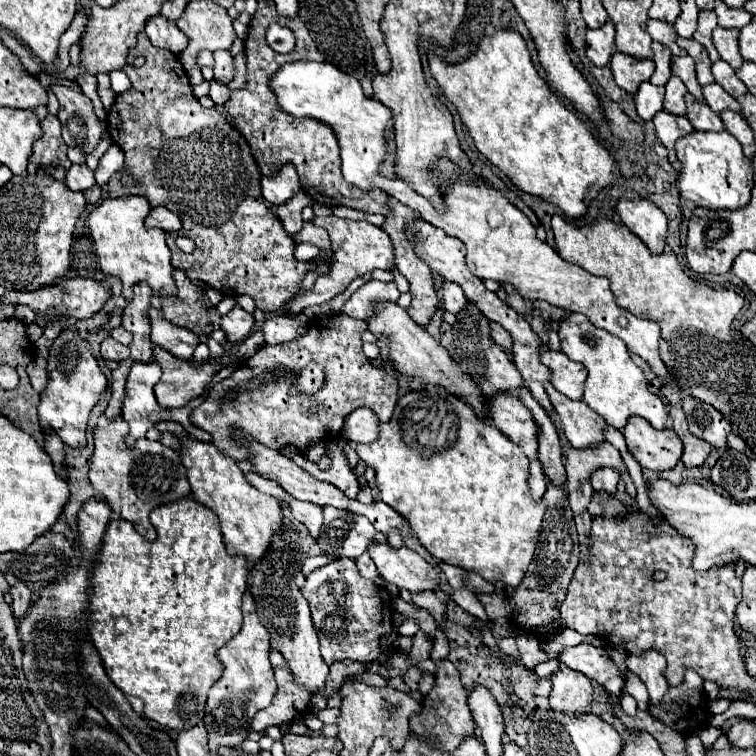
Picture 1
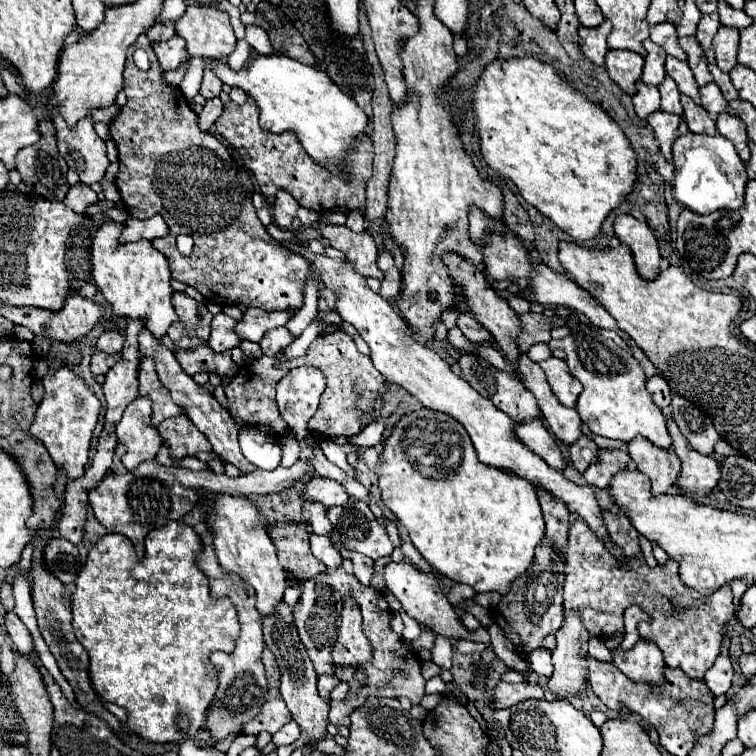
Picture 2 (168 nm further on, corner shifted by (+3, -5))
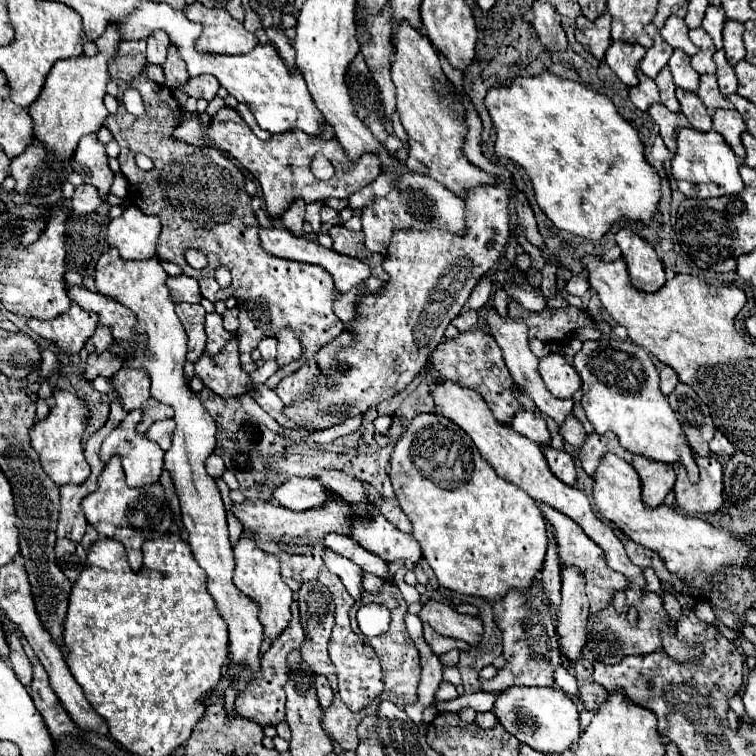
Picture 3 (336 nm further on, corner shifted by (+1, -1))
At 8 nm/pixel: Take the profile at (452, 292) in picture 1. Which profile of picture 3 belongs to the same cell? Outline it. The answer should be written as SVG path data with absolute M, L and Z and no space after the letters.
M467 311L467 313L461 313L457 315L457 319L453 321L453 325L459 329L459 331L467 331L467 329L473 329L477 325L477 313L475 311Z

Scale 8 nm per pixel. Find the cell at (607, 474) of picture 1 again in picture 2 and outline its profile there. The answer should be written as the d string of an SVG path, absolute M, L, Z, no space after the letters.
M599 449L597 461L593 465L589 465L589 469L583 473L583 477L587 479L587 483L591 487L601 487L607 489L609 487L609 479L625 469L629 465L629 453L625 449Z

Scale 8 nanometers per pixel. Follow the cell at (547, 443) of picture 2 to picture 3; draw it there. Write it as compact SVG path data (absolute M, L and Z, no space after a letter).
M541 447L543 453L545 453L545 459L551 467L551 471L555 473L558 479L567 485L575 485L575 479L577 479L577 473L575 473L575 461L573 457L567 453L567 451L561 451L561 449L555 449L555 447Z

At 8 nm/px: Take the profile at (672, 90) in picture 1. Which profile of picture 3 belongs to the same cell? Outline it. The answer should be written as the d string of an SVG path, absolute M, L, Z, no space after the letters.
M663 67L661 73L655 77L655 83L661 91L661 103L669 109L669 111L681 111L679 107L679 101L675 97L675 83L673 83L673 77L671 77L671 71L669 67Z

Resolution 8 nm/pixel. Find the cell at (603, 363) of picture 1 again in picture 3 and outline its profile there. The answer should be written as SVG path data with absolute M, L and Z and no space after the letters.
M621 339L585 341L583 349L573 357L573 367L583 381L581 407L595 433L613 431L619 443L635 455L671 465L679 461L687 467L689 479L697 481L691 447L667 397L659 391L659 373L643 347Z

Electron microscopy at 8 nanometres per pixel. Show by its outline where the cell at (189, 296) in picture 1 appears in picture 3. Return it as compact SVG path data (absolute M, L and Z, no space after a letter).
M177 303L175 305L175 313L181 319L187 335L189 335L189 343L187 343L187 359L191 363L195 363L199 359L199 355L205 351L205 343L207 343L207 335L205 335L205 309L197 303Z

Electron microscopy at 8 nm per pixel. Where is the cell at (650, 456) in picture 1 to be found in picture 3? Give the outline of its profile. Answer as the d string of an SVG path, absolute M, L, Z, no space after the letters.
M633 455L631 465L641 477L645 505L657 507L675 485L675 469L669 463L653 463L653 459L645 459L639 455Z

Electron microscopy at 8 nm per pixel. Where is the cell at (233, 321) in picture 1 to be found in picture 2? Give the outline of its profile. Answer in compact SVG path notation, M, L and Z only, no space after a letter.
M219 313L213 317L211 321L211 337L209 337L209 345L213 351L227 351L233 349L241 343L241 339L235 335L233 327L235 327L235 319L231 319L225 313Z

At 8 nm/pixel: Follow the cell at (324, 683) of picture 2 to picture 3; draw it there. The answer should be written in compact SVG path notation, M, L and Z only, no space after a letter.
M317 675L315 679L315 687L317 687L317 699L321 703L323 709L327 709L333 701L333 691L331 691L331 685L329 685L329 679L323 677L323 675Z

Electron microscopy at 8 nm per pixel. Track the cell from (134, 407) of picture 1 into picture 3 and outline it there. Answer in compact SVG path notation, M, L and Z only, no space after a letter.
M131 411L127 413L127 417L119 423L119 425L109 433L109 437L103 441L101 445L101 459L107 463L111 455L119 455L121 463L123 463L123 471L127 475L127 485L129 487L141 487L145 483L153 483L159 479L161 469L163 469L163 451L157 447L157 443L153 443L151 439L147 439L143 433L137 431L137 423L141 419L143 411Z

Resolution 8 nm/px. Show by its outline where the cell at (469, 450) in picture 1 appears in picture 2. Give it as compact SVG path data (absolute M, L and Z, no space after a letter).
M419 409L405 415L395 425L383 447L379 489L383 503L405 525L411 543L423 559L427 559L441 575L455 583L465 583L477 593L497 591L507 595L511 583L531 565L535 547L545 535L545 521L535 489L517 475L507 475L505 471L483 465L477 459L465 427L439 411Z

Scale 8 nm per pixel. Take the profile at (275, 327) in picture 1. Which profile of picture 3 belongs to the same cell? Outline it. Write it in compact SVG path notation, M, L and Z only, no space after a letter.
M265 337L265 339L259 343L259 351L261 351L261 357L263 357L265 361L275 359L275 357L277 357L277 339L275 339L275 337Z

